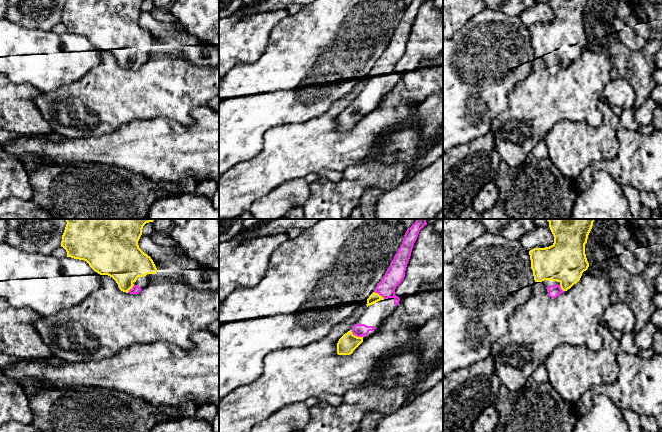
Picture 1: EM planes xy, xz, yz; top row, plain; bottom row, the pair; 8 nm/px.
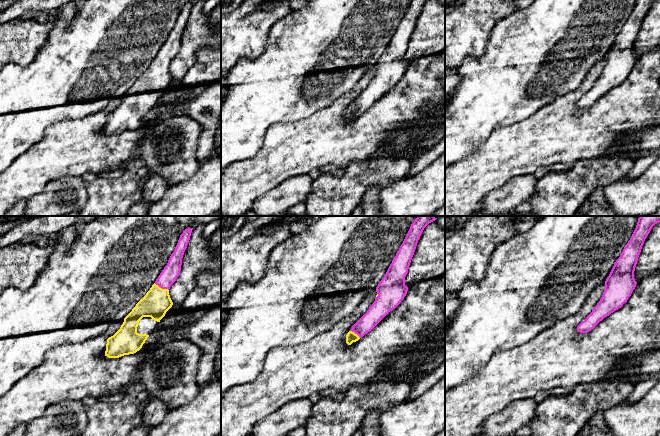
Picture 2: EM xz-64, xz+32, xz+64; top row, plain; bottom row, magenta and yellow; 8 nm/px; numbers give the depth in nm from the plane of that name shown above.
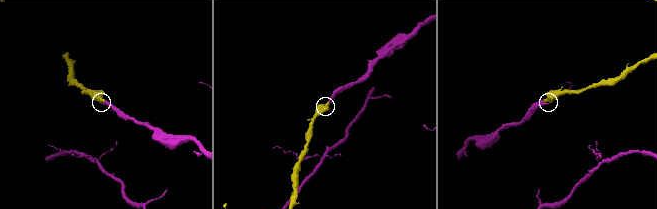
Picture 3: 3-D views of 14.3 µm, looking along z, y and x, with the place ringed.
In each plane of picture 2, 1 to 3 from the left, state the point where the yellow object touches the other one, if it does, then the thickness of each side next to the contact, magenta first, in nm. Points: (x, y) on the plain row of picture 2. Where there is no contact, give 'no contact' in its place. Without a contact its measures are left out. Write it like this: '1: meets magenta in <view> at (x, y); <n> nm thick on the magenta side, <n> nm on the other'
1: meets magenta in xz-64 at (161, 63); 140 nm thick on the magenta side, 220 nm on the other
2: meets magenta in xz+32 at (355, 109); 150 nm thick on the magenta side, 90 nm on the other
3: no contact

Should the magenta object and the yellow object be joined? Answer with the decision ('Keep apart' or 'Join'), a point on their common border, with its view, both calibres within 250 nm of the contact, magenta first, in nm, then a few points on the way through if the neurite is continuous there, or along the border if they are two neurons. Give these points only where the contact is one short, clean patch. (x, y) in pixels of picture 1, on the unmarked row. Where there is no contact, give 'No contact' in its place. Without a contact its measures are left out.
Join. Touches magenta at xz (356, 111). Thickness 110 nm (magenta) against 150 nm

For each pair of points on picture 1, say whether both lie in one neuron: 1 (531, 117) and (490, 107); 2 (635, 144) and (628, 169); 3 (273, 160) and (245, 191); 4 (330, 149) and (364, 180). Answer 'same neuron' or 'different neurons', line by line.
1: different neurons
2: same neuron
3: same neuron
4: different neurons

